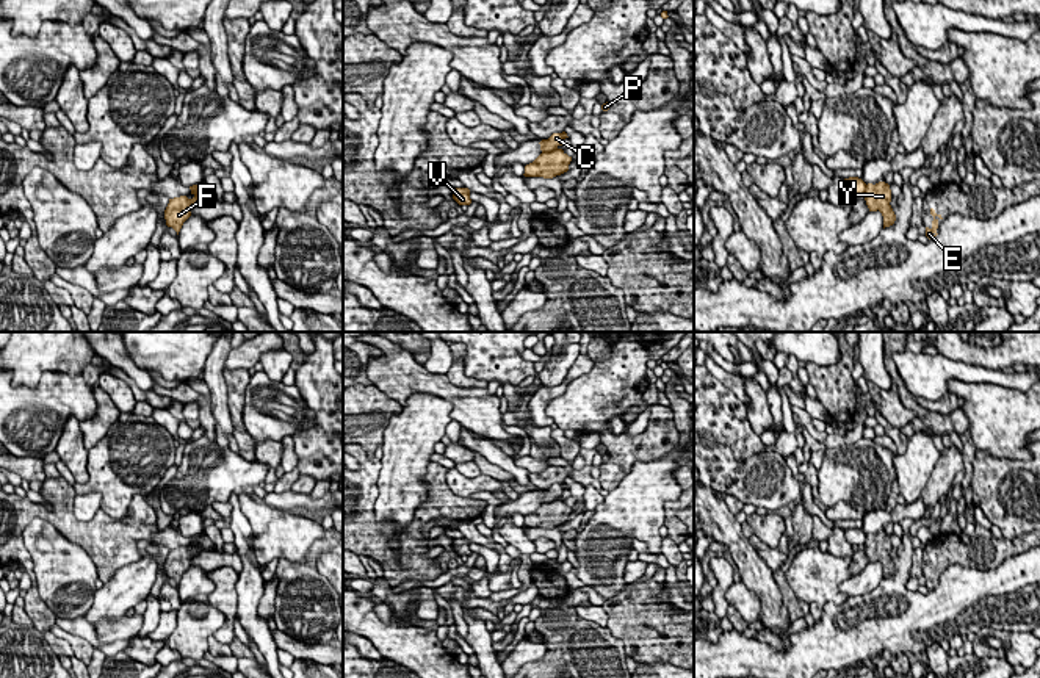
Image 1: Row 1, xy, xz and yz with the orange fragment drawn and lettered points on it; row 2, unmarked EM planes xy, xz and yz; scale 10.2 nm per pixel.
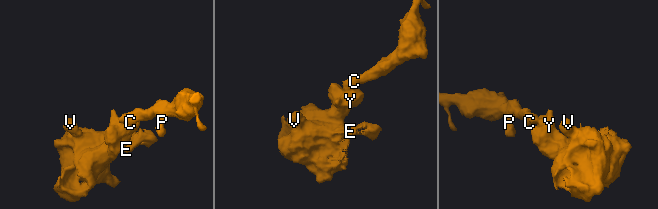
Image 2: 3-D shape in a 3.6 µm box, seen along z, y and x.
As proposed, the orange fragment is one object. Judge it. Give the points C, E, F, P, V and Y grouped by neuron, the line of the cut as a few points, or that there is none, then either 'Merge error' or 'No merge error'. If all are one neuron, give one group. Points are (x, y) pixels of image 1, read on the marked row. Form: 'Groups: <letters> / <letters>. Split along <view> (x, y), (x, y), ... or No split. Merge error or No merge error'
Groups: C P / E F V Y. Split along xz (556, 147), (542, 154). Merge error

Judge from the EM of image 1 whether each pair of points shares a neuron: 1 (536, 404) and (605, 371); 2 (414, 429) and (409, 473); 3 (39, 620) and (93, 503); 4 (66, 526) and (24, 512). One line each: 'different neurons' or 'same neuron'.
1: different neurons
2: same neuron
3: different neurons
4: same neuron

